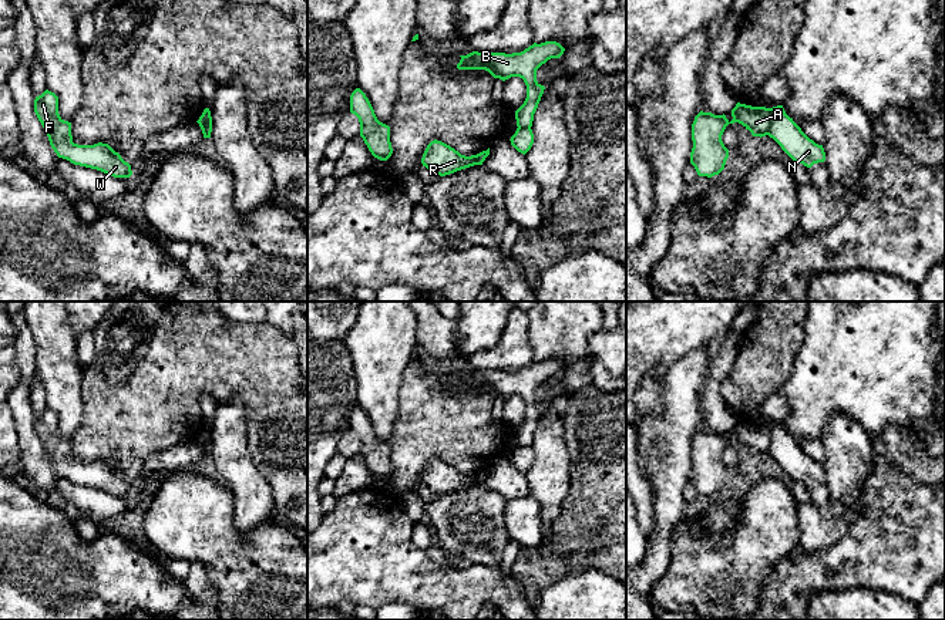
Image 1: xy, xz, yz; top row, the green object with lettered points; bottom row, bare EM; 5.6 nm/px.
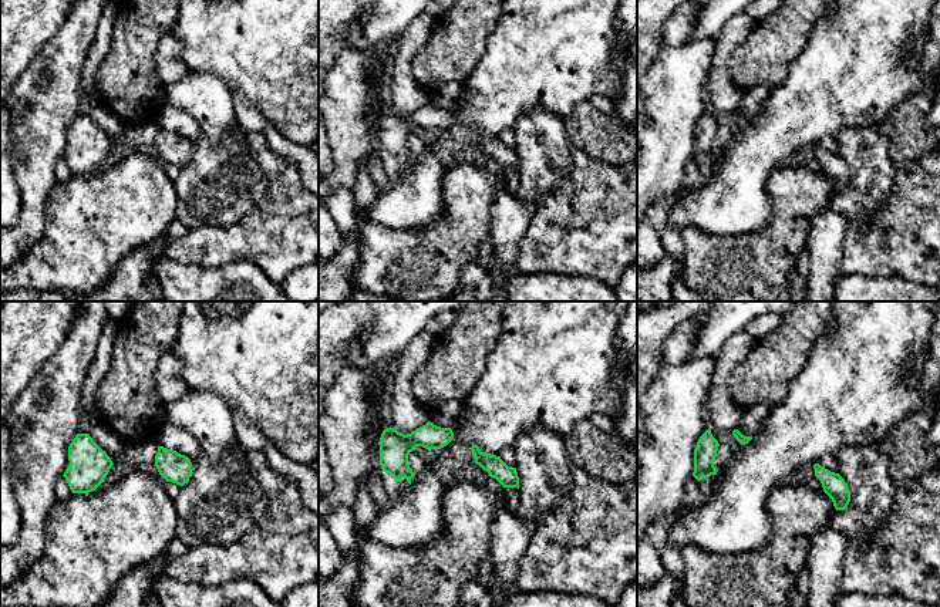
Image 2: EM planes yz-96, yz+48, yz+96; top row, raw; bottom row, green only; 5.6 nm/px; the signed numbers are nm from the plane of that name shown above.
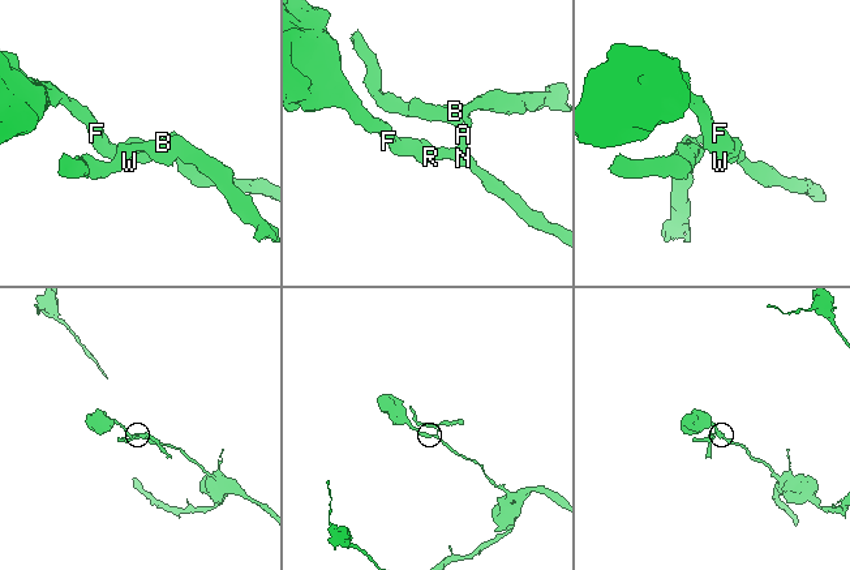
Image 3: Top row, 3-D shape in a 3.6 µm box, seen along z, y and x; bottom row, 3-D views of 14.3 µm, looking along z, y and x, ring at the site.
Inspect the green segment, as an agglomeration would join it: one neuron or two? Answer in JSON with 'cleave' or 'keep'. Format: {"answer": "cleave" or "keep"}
{"answer": "cleave"}

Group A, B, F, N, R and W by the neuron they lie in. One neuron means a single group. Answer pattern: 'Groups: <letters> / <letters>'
Groups: A B / F N R W

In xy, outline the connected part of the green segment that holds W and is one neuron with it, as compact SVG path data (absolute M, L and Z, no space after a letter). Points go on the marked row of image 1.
M46 90L34 100L34 112L58 158L74 165L101 171L114 178L130 178L131 165L108 144L78 145L73 142L71 122L58 114L58 97Z

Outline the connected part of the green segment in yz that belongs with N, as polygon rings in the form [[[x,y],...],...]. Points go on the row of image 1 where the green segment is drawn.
[[[783,105],[771,108],[769,137],[796,162],[811,168],[825,161],[823,145],[810,139],[801,128],[790,118]]]

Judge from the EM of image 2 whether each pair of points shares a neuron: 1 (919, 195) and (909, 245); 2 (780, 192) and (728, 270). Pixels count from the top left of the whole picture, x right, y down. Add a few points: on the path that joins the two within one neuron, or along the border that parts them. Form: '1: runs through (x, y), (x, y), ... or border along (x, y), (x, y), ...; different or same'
1: runs through (916, 208), (916, 228), (912, 232); same
2: runs through (780, 213), (780, 226), (750, 256); same

